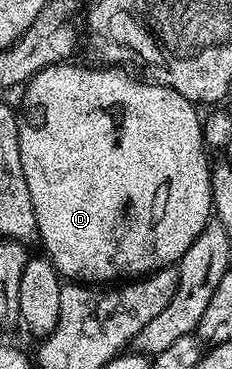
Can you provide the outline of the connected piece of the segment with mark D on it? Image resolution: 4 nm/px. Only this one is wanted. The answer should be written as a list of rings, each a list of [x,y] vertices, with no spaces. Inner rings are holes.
[[[75,62],[55,63],[42,69],[29,79],[23,88],[24,100],[18,103],[18,145],[22,173],[26,173],[26,185],[30,185],[30,201],[34,205],[38,243],[44,246],[43,254],[51,259],[56,270],[68,281],[79,281],[89,285],[108,285],[113,281],[131,281],[137,277],[151,275],[163,267],[179,263],[195,238],[213,218],[211,193],[211,170],[203,135],[201,112],[197,104],[191,103],[182,93],[149,81],[135,79],[116,67],[75,67]]]

